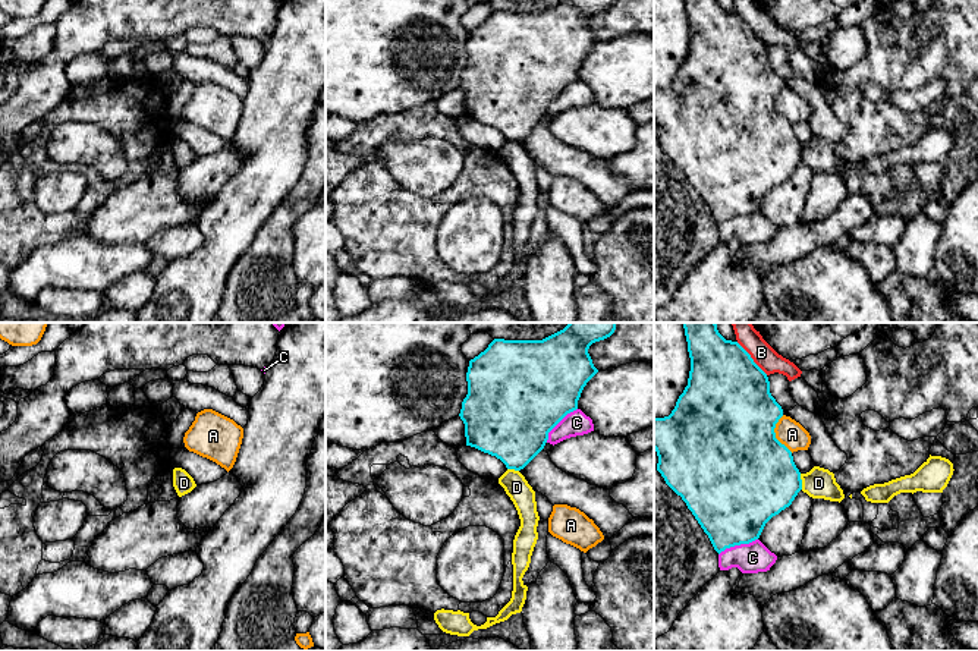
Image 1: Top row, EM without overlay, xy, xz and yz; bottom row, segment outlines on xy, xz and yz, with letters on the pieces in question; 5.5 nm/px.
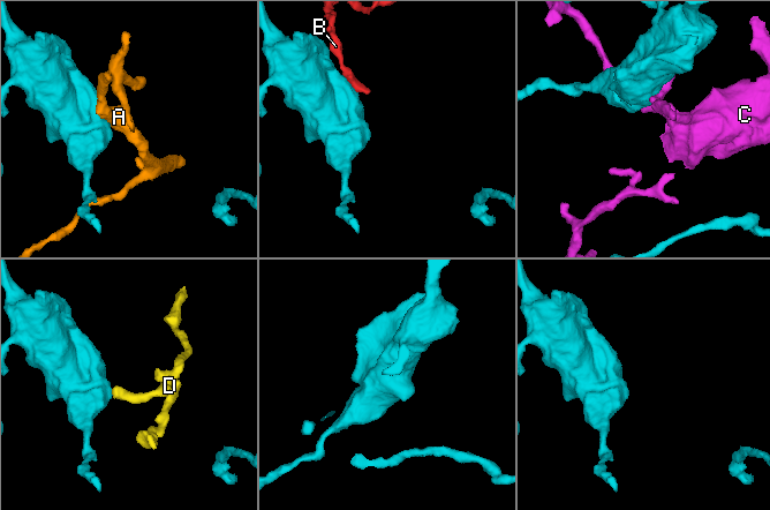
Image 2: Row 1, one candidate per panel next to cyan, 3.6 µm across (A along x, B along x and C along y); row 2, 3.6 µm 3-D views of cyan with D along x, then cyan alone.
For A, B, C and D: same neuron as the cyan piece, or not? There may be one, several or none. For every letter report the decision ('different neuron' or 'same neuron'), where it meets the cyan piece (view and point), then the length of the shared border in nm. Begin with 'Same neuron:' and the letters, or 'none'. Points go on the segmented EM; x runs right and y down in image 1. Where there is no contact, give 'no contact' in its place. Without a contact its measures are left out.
Same neuron: none
A: different neuron; meets cyan in yz at (774, 434); contact 220 nm long
B: different neuron; meets cyan in yz at (751, 358); contact 260 nm long
C: different neuron; meets cyan in yz at (738, 544); contact 240 nm long
D: different neuron; meets cyan in yz at (801, 481); contact 90 nm long

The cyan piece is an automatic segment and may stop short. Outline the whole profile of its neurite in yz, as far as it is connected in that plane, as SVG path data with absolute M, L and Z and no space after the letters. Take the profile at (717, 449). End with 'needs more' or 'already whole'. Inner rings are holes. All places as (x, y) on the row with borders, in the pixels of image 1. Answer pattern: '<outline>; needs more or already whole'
M683 323L683 328L691 371L672 413L654 418L657 471L682 497L720 554L726 548L758 540L765 523L792 504L802 490L802 479L792 452L776 438L774 428L783 409L770 393L767 374L738 342L726 340L716 323Z; already whole

